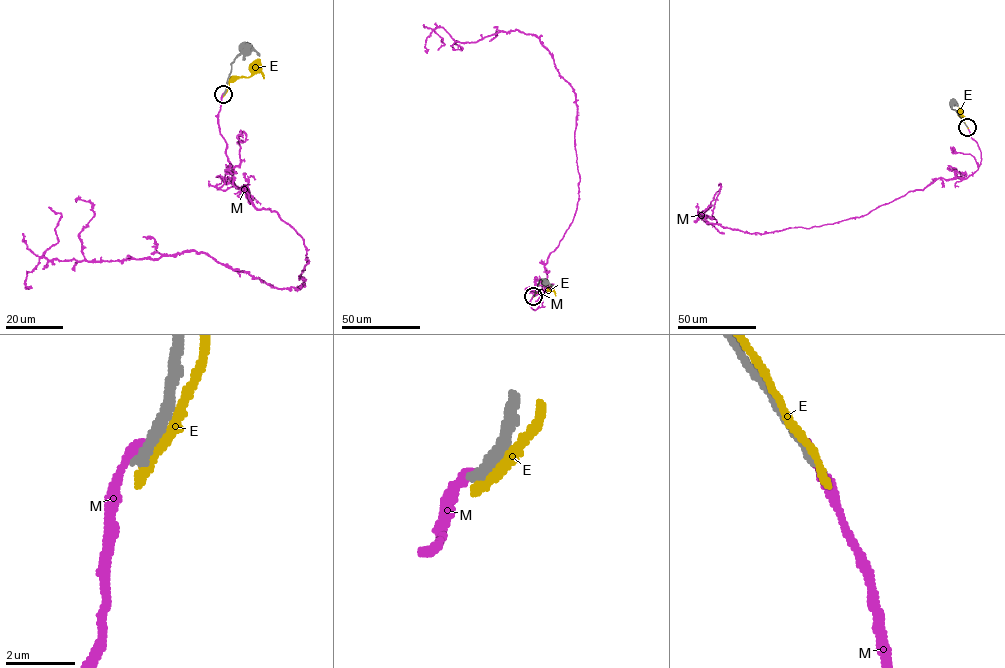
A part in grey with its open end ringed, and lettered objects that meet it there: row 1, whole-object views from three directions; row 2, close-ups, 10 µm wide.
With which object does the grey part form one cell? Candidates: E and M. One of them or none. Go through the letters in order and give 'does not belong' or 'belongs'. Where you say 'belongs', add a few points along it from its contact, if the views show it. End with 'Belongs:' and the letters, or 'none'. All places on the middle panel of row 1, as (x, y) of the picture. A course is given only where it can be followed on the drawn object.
E: does not belong
M: does not belong
Belongs: none

